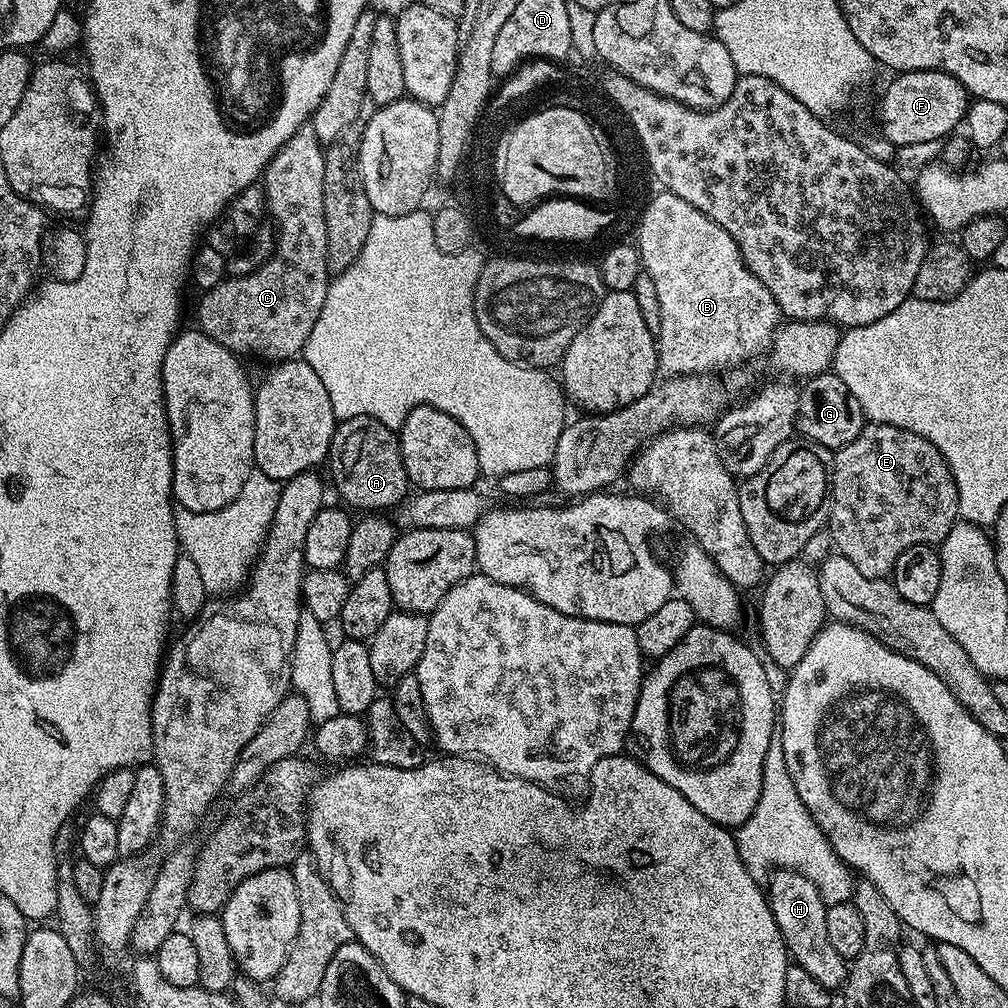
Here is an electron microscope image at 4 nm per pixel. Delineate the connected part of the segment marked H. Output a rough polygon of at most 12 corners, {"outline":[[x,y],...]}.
{"outline":[[775,869],[768,905],[789,957],[824,988],[850,964],[830,946],[810,878]]}

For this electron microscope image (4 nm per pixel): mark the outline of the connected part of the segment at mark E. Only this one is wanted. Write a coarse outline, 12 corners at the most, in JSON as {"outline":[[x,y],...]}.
{"outline":[[868,422],[835,449],[826,532],[866,578],[958,523],[926,438]]}

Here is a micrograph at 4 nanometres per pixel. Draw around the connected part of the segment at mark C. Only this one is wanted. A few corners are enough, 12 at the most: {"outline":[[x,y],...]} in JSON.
{"outline":[[302,125],[262,173],[272,257],[207,289],[200,331],[299,357],[330,283],[325,145]]}

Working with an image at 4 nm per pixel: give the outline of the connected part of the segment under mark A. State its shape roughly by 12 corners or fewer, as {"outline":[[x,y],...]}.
{"outline":[[339,421],[328,460],[345,505],[376,514],[409,495],[400,437]]}

